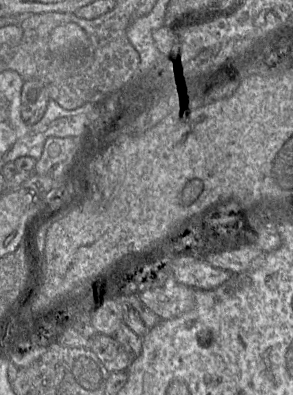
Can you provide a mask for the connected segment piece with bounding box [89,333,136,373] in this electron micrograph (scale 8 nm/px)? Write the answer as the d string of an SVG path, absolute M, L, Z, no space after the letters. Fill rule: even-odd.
M96 333L89 339L89 349L111 372L127 371L136 357L128 354L112 336Z

